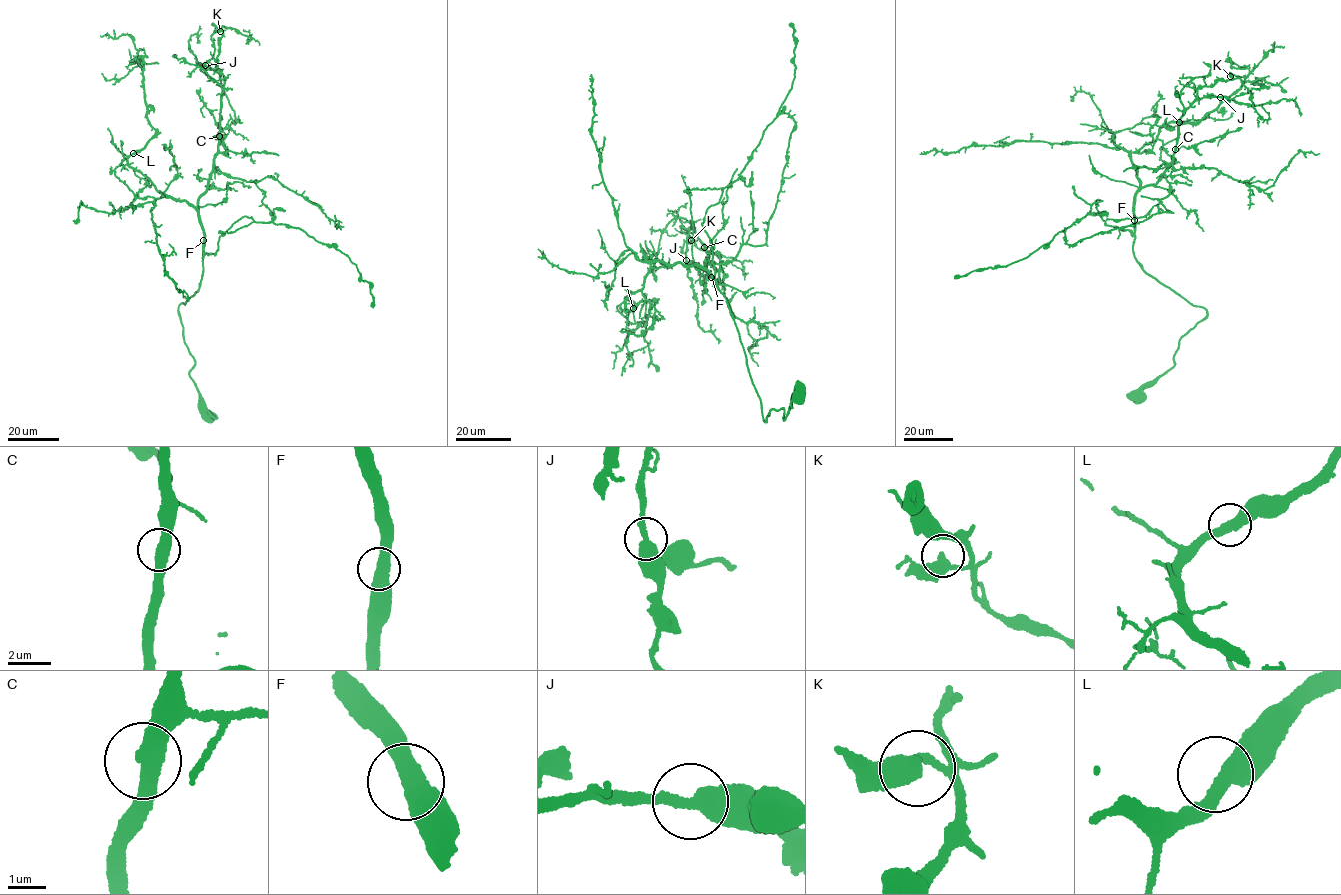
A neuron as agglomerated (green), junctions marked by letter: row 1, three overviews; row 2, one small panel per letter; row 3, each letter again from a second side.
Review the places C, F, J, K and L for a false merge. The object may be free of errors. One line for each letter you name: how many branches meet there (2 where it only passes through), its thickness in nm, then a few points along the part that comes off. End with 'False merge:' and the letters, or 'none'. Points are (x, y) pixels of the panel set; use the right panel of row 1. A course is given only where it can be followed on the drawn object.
False merge: none

